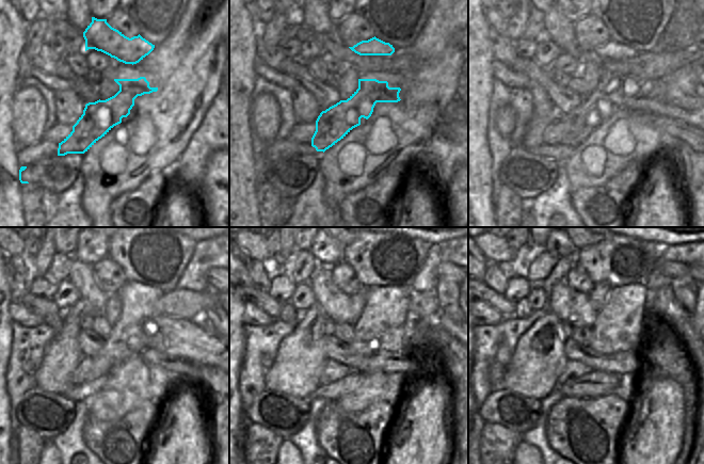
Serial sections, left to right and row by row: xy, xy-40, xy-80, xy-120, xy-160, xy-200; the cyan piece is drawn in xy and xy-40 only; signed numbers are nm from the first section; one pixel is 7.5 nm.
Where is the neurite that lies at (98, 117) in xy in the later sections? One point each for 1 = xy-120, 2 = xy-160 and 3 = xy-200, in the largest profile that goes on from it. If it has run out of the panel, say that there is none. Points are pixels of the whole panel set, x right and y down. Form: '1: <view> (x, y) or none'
1: xy-120 (134, 332)
2: xy-160 (380, 326)
3: xy-200 (619, 325)

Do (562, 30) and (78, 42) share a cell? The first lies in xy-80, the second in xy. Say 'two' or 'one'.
two

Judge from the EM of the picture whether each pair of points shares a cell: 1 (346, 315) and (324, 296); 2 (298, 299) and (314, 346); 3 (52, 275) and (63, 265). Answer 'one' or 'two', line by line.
1: one
2: two
3: one

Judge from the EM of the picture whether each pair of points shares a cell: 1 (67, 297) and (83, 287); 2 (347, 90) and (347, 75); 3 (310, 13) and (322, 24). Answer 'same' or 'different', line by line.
1: different
2: same
3: same

